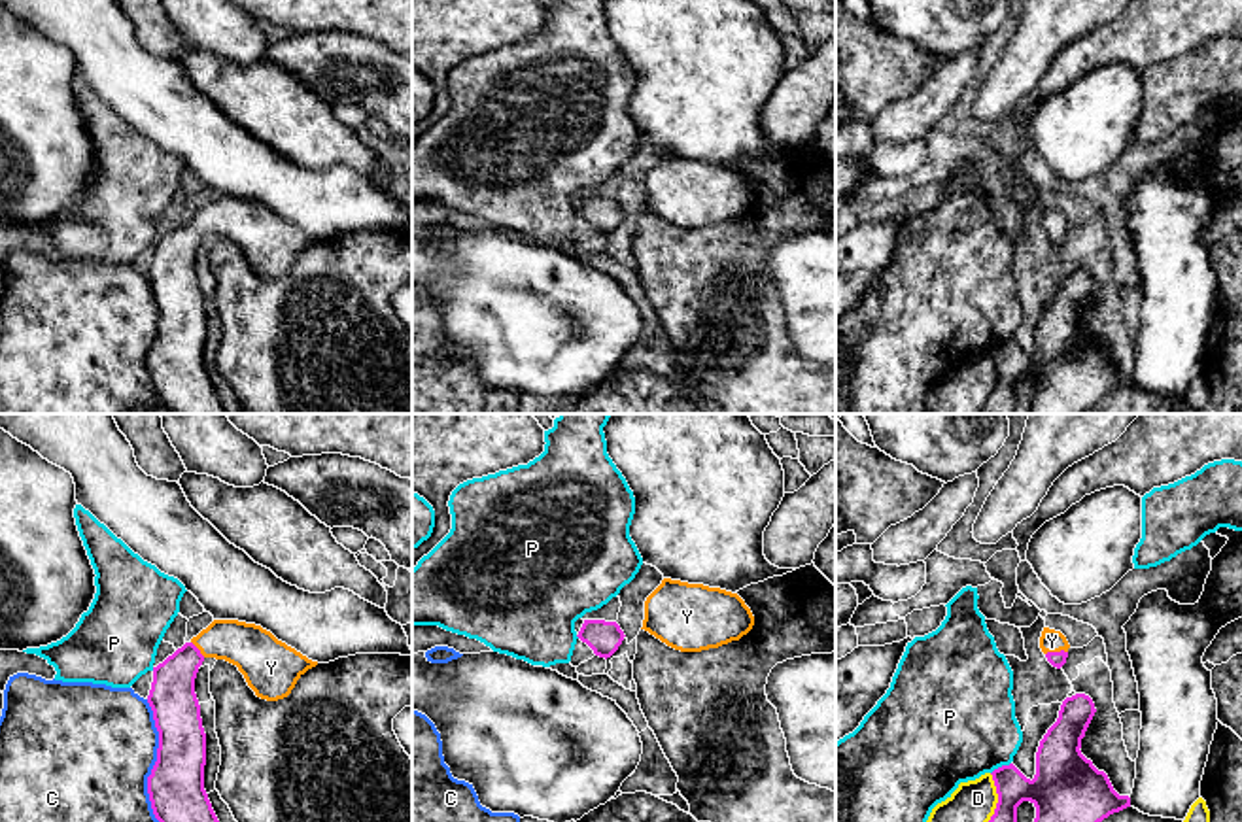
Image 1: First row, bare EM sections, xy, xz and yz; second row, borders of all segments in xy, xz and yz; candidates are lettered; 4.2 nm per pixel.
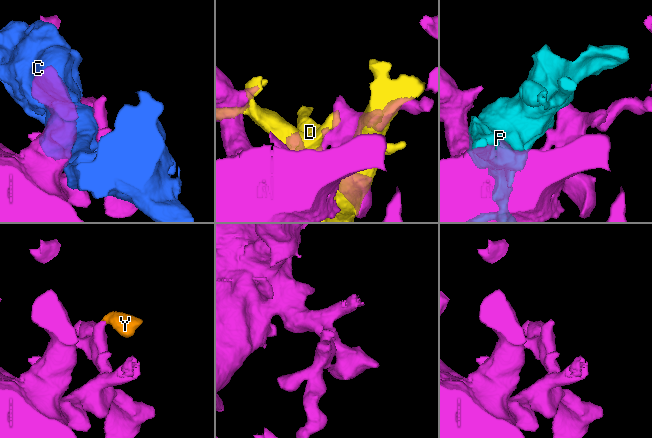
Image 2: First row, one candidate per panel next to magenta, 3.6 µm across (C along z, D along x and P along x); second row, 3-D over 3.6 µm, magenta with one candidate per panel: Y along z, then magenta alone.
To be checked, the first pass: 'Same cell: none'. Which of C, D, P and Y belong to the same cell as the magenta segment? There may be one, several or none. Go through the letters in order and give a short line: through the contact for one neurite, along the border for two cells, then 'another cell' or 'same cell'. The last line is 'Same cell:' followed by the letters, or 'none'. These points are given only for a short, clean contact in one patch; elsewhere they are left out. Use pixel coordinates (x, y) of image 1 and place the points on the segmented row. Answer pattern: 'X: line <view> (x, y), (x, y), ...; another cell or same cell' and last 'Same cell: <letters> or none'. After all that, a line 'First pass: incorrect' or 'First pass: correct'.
C: another cell
D: another cell
P: another cell
Y: line yz (1057, 660), (1055, 652), (1052, 641); same cell
Same cell: Y
First pass: incorrect

